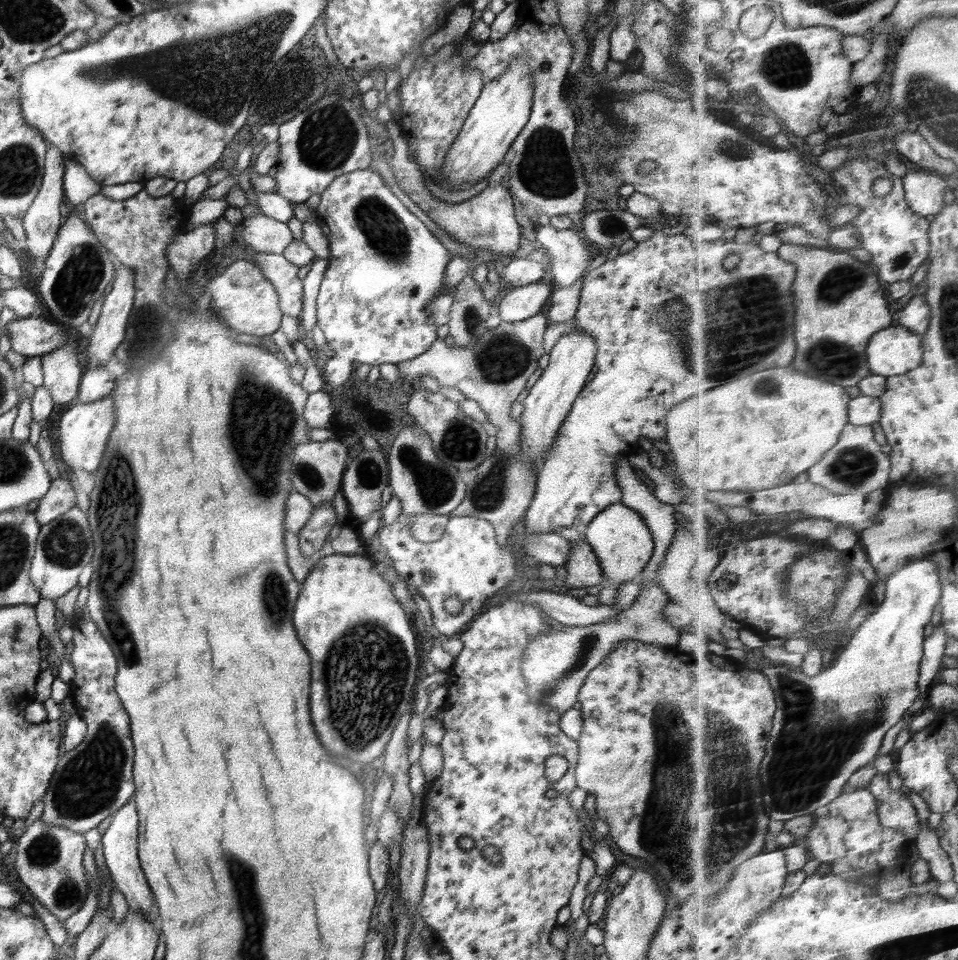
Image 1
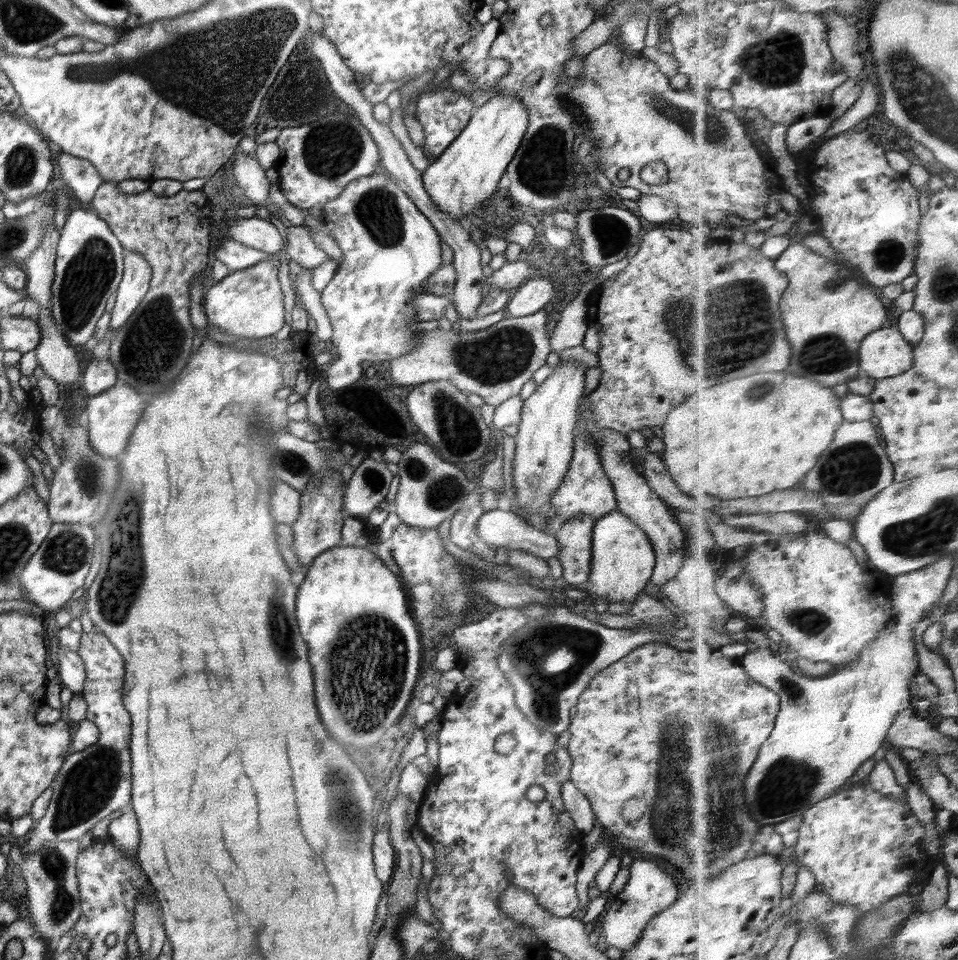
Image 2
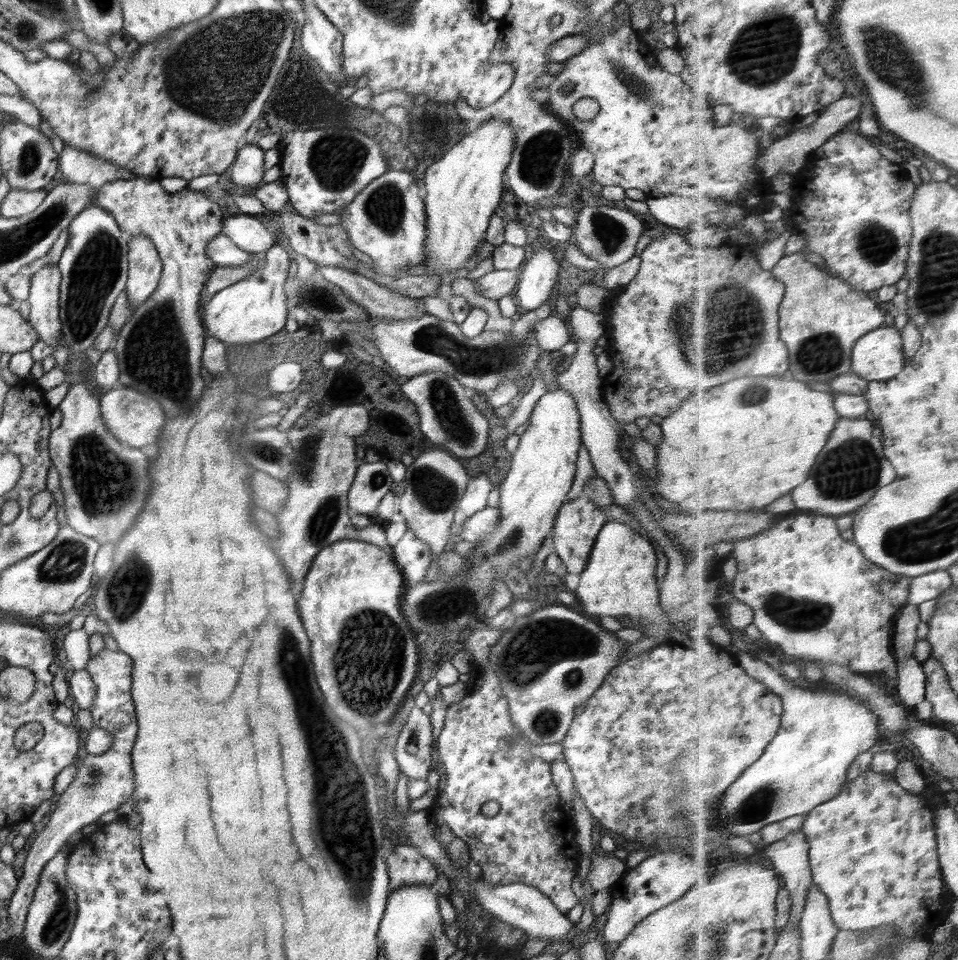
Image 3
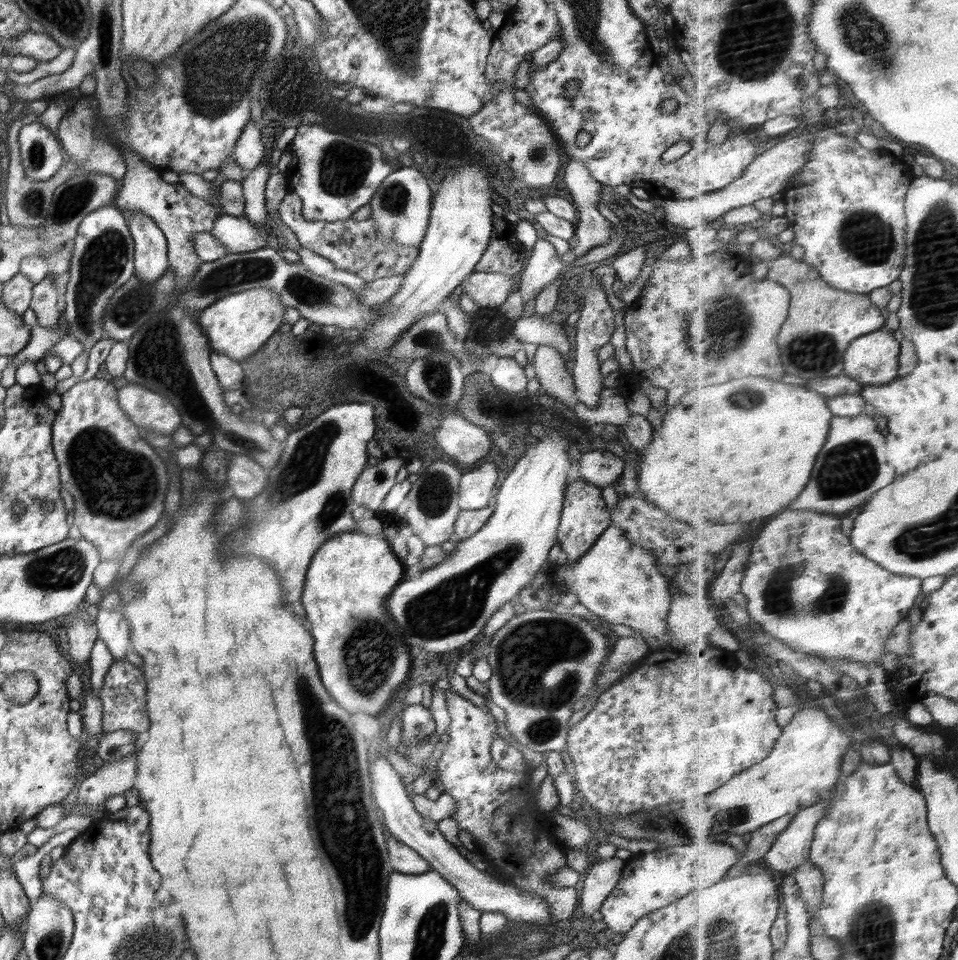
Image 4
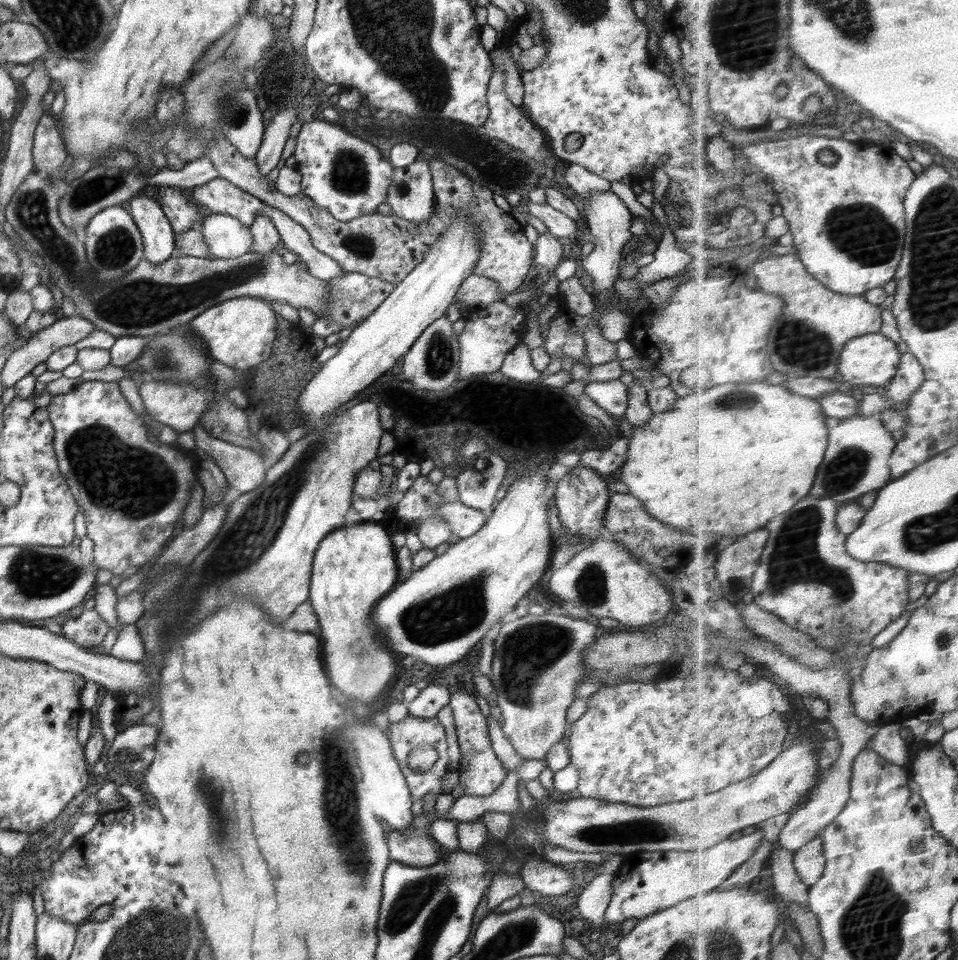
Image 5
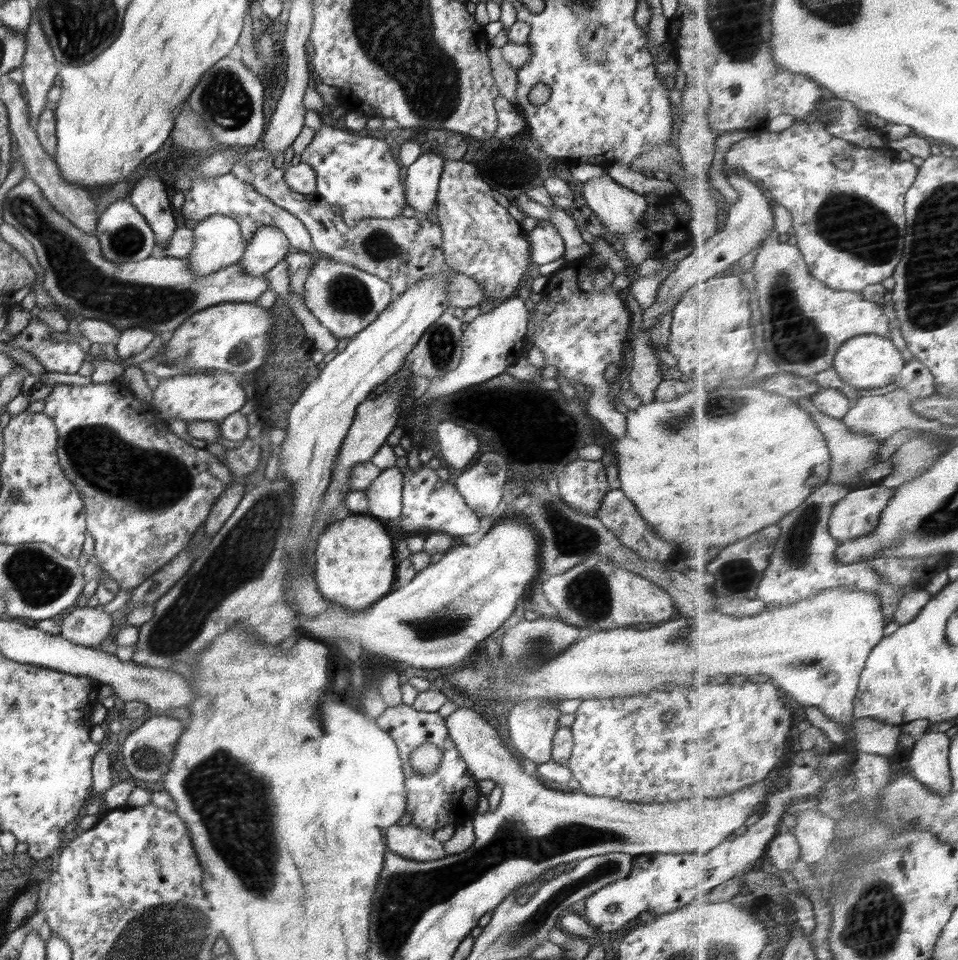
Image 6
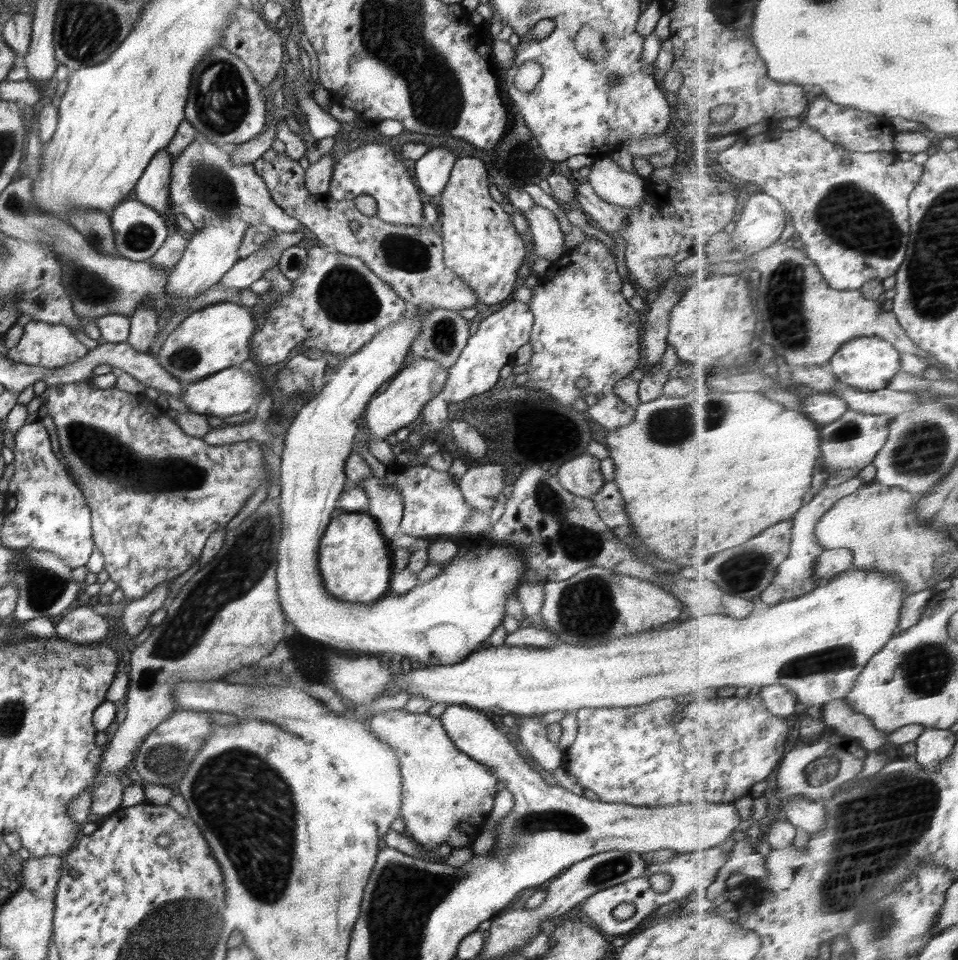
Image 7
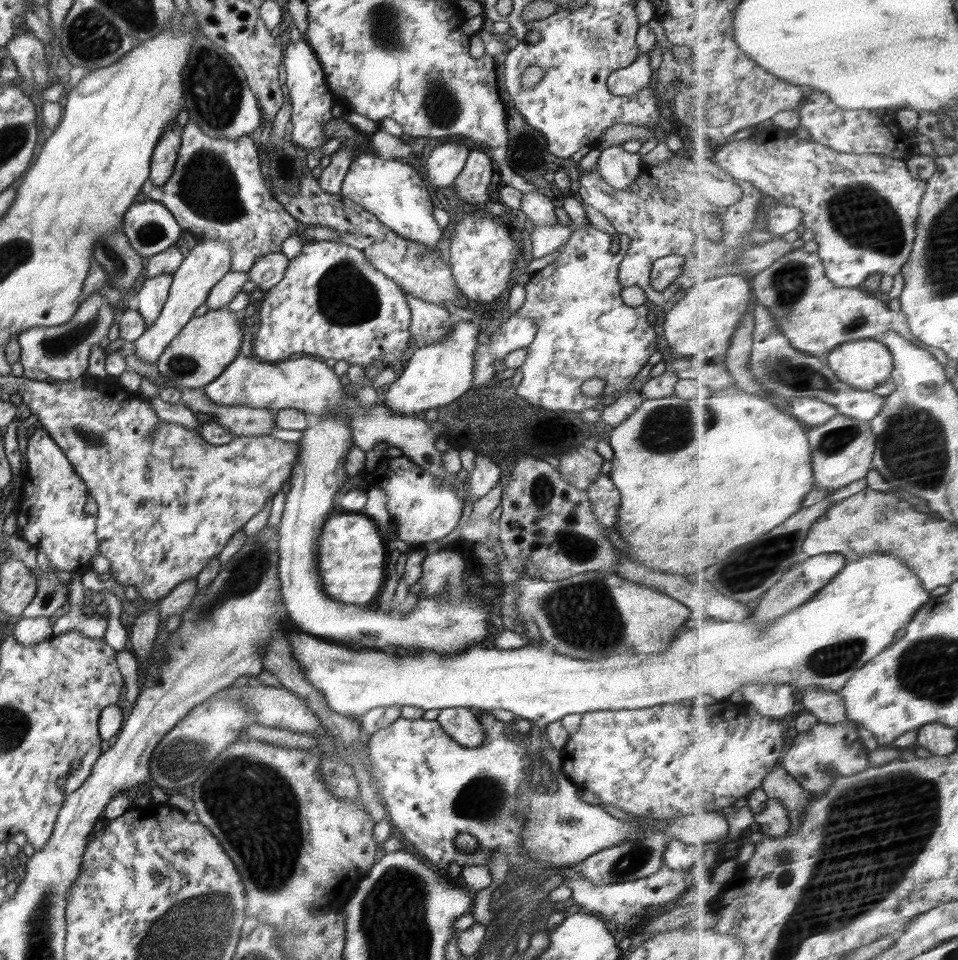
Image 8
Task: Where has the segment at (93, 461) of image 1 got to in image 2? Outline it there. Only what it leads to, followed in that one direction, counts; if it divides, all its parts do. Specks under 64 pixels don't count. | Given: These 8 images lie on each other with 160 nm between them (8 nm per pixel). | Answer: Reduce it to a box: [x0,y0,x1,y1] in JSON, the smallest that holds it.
[82,384,147,459]

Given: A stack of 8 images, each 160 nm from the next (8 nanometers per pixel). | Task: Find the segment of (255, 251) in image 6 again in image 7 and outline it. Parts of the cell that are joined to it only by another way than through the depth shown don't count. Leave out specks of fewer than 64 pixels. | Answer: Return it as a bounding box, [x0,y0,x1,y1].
[219,232,304,290]

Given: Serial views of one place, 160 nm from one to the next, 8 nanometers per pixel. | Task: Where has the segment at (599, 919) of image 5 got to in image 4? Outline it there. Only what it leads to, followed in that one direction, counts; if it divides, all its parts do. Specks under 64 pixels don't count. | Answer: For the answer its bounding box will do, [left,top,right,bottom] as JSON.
[578,856,626,916]

